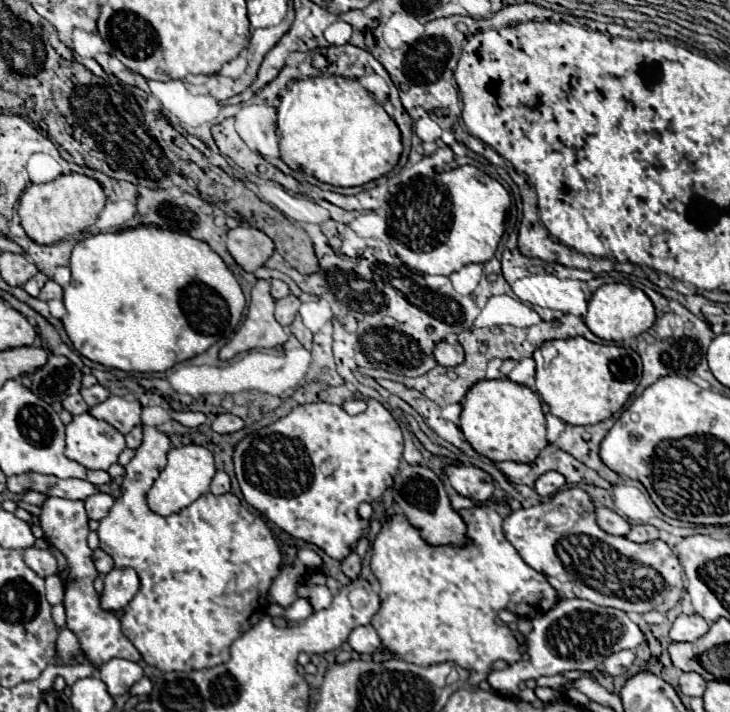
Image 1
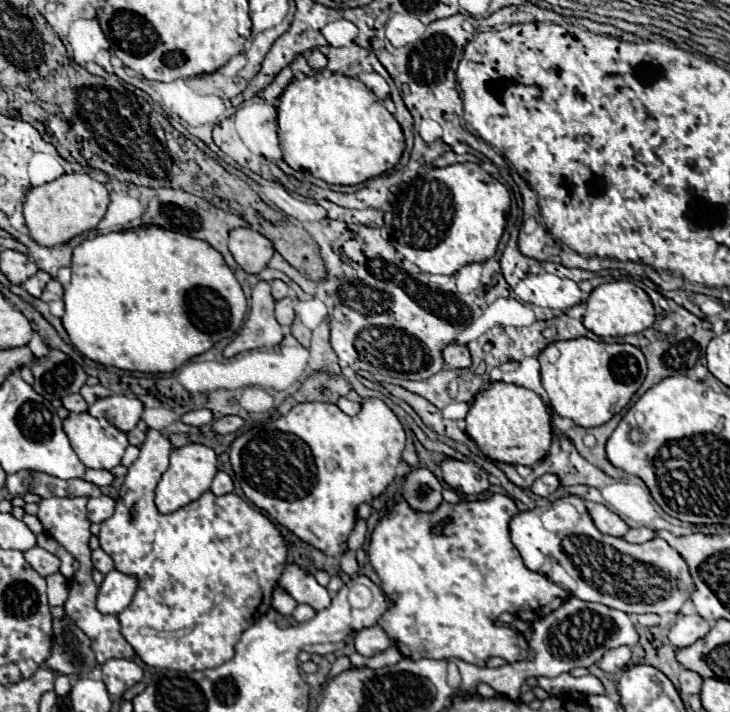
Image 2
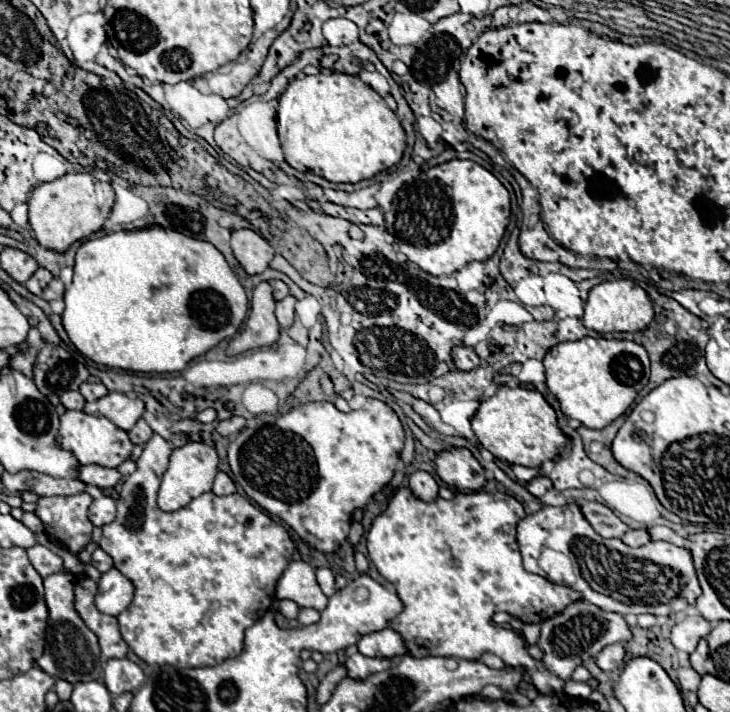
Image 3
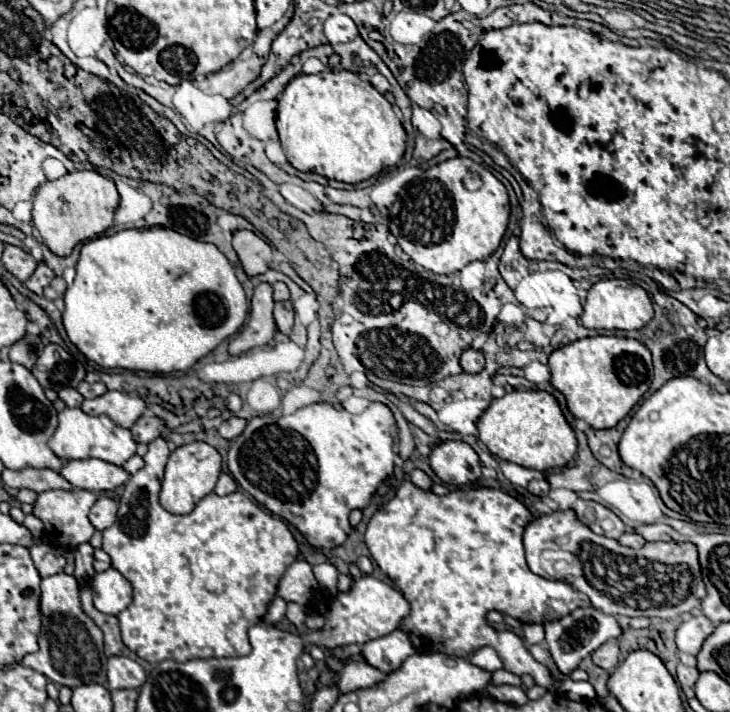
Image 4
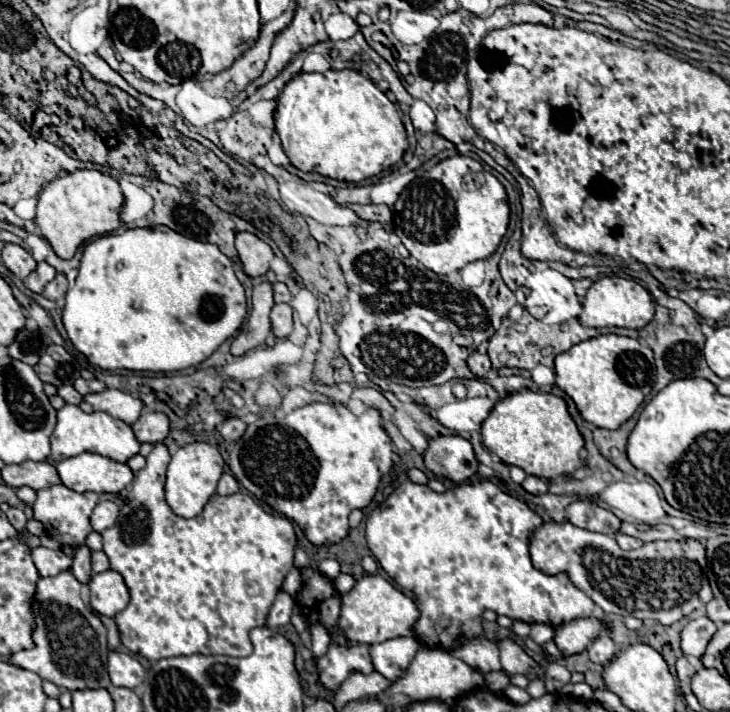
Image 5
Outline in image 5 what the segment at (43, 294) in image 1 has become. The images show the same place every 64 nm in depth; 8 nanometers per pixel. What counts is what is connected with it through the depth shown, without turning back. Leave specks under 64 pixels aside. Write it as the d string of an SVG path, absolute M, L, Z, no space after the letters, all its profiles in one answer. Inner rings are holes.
M56 274L56 278L54 278L50 284L46 284L44 296L46 296L48 300L58 300L58 298L62 298L62 296L66 294L66 290L68 290L68 280L66 280L66 276L64 276L64 274Z

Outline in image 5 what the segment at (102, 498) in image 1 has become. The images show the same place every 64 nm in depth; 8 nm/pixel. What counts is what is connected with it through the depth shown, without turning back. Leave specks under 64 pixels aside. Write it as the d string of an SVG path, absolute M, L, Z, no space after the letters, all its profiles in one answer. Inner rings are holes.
M100 502L100 504L94 508L92 516L90 516L92 530L102 534L104 530L108 530L108 528L116 522L116 518L118 518L118 506L116 506L114 502Z

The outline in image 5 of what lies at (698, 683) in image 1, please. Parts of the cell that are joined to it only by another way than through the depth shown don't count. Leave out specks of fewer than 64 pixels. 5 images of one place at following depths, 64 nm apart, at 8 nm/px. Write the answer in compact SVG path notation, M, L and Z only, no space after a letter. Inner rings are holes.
M682 656L682 658L678 658L678 662L676 662L676 672L678 672L680 684L686 686L686 684L690 684L690 678L694 676L694 666Z

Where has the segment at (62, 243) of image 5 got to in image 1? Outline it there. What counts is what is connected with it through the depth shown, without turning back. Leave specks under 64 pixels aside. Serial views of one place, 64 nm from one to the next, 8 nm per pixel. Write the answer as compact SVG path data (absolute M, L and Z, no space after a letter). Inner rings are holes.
M62 174L48 184L30 184L20 196L20 220L26 234L38 244L56 244L66 236L92 226L106 204L104 188L84 174Z

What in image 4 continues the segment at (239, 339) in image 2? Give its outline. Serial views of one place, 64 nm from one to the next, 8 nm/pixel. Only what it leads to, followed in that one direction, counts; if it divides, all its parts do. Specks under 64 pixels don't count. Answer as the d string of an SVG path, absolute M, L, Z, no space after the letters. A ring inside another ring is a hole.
M262 282L254 288L252 296L252 308L250 308L250 318L246 326L230 340L228 352L232 356L238 356L250 348L264 346L276 332L276 324L272 318L272 286L268 282Z

